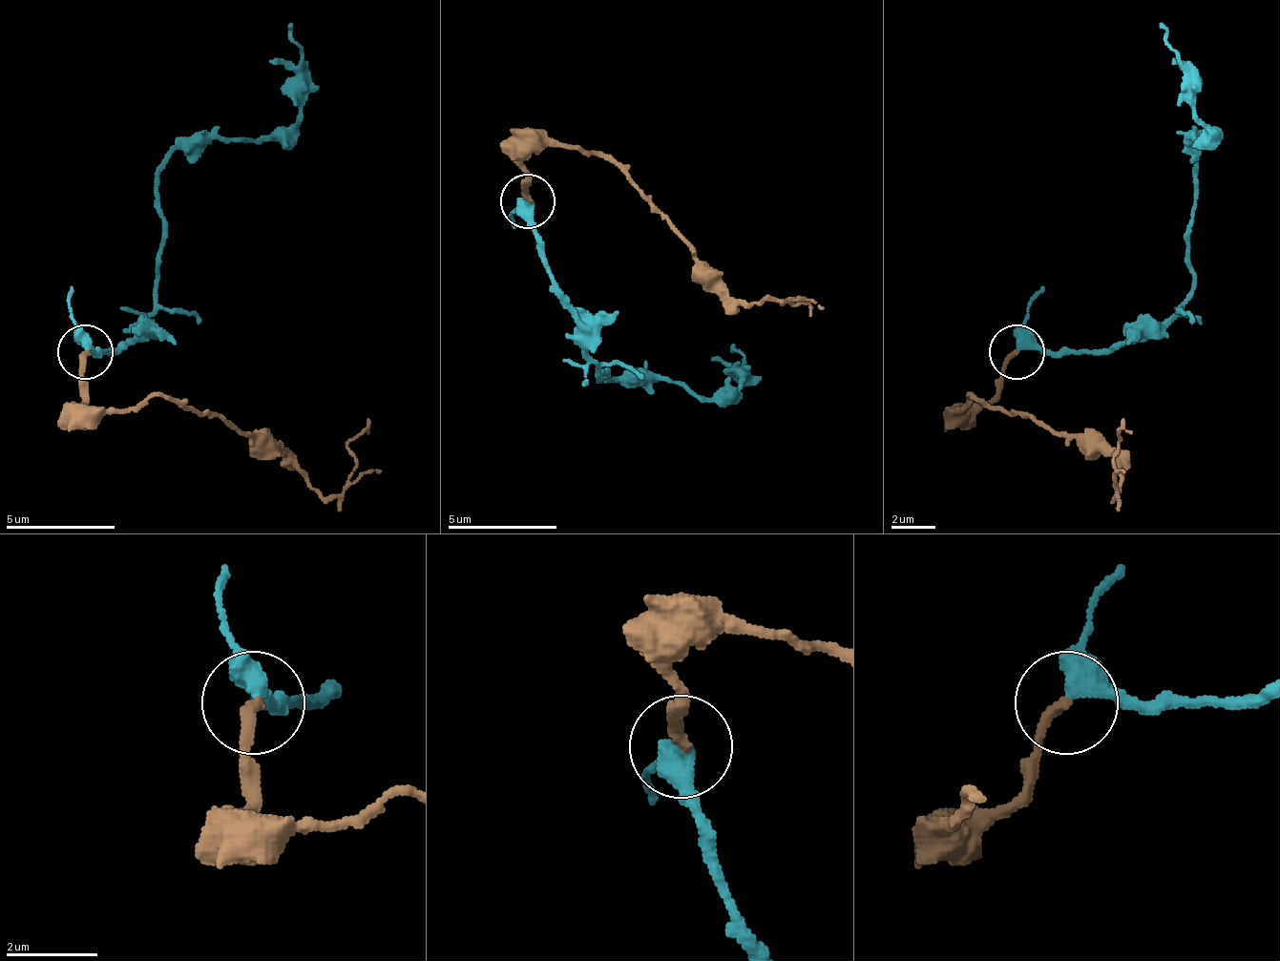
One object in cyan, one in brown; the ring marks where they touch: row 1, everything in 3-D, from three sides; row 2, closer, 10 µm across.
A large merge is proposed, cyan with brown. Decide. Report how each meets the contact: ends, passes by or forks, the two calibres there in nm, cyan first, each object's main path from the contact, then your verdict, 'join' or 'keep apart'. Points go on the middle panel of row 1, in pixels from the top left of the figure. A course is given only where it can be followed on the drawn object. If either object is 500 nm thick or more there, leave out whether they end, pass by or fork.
cyan passes by | brown ends | 400/260 nm | cyan via (526, 199), (554, 293), (603, 369), (598, 381), (729, 391), (745, 359), (735, 343) | brown via (526, 199), (520, 161), (548, 145), (581, 145), (614, 167), (729, 299), (795, 299), (789, 303), (811, 309) | keep apart

